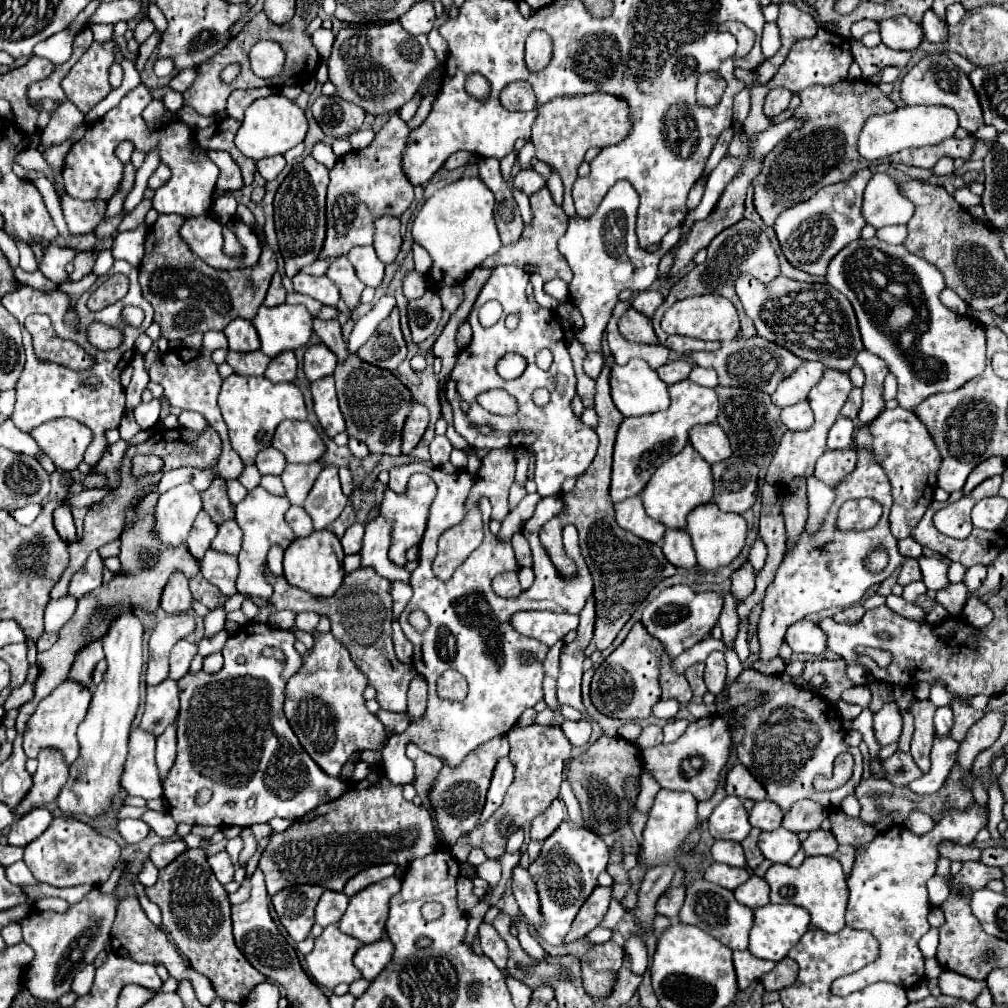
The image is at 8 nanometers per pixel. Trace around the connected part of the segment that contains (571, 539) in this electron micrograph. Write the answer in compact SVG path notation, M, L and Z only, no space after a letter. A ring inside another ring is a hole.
M413 461L407 465L393 467L389 471L388 486L396 493L404 493L406 477L411 477L413 473L427 473L437 483L437 497L431 503L427 529L425 529L423 541L419 545L419 555L421 555L419 567L411 573L411 579L409 579L411 587L413 587L413 597L407 603L405 611L401 613L399 625L401 625L405 637L411 639L411 643L415 647L413 667L429 683L431 697L427 703L427 717L423 721L419 721L419 725L409 725L401 735L393 735L383 749L381 765L386 777L396 785L410 783L410 778L413 778L415 774L415 765L411 759L407 759L405 749L403 749L403 743L409 743L409 739L413 739L413 743L417 743L423 751L443 757L449 765L455 767L485 741L491 741L493 737L507 733L517 723L517 719L521 717L521 713L527 707L533 707L537 701L543 699L543 691L541 691L543 665L541 665L541 661L545 659L549 647L537 639L523 637L517 631L513 631L513 627L509 625L509 617L515 611L531 611L531 609L545 611L547 609L553 613L565 613L565 611L581 613L581 609L585 607L585 601L593 593L593 579L581 557L577 529L573 525L565 525L565 529L563 529L563 549L577 565L577 571L573 577L565 577L563 573L559 573L555 569L547 549L539 541L541 527L549 519L553 519L565 511L563 495L543 497L537 503L533 519L524 523L522 533L527 537L529 545L533 545L533 561L535 561L535 585L529 591L523 591L515 599L503 599L503 597L495 595L491 589L491 579L497 573L521 571L521 565L515 559L511 543L501 541L497 535L493 535L489 531L488 524L491 520L492 507L487 497L483 497L479 501L479 509L483 513L485 526L483 543L457 567L457 571L453 573L453 577L447 583L441 583L431 573L431 563L437 555L437 539L445 529L449 529L451 525L457 525L463 519L463 503L471 491L473 475L469 475L465 471L457 473L457 475L447 475L439 467ZM415 609L427 611L429 621L431 621L429 631L423 635L415 633L407 621L409 613ZM519 651L531 651L537 657L539 665L523 667L517 657ZM447 669L455 669L467 679L469 693L467 693L465 701L443 701L437 697L437 673L443 673Z

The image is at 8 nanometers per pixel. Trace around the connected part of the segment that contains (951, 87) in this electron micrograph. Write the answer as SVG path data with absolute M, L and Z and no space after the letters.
M927 53L905 77L901 83L901 99L905 105L945 105L955 109L959 115L959 125L969 133L975 133L983 125L983 109L979 105L977 93L969 77L945 55L945 53Z

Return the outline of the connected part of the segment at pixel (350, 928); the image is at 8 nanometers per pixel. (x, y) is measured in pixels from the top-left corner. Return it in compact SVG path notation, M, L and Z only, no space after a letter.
M387 877L349 899L349 907L339 921L339 929L361 943L373 943L383 937L389 913L389 897L401 889L397 877Z

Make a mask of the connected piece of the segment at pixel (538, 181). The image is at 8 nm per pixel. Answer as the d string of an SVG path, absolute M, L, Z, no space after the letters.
M525 169L525 171L519 171L519 173L515 175L515 187L523 189L527 195L533 195L535 191L543 189L545 185L547 185L545 177L539 175L539 173L533 171L533 169Z

